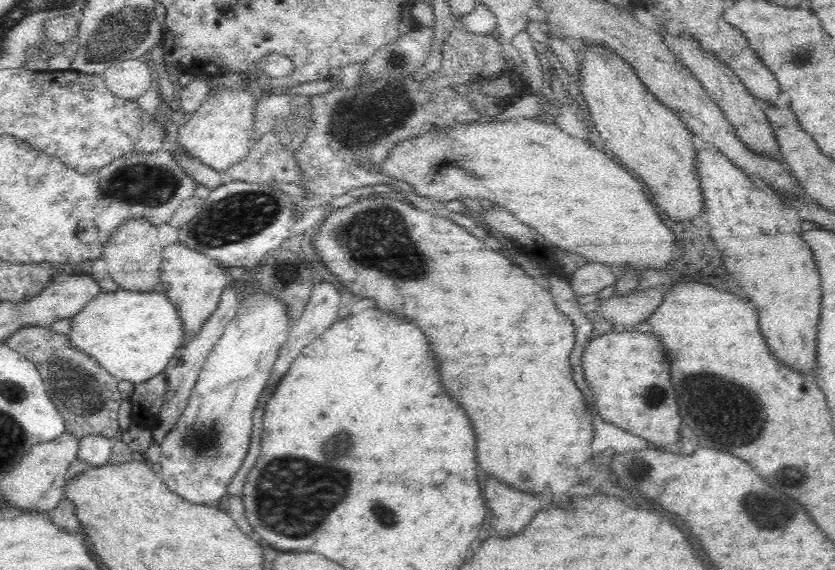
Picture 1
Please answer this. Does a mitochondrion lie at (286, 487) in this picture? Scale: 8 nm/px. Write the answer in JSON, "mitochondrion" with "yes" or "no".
{"mitochondrion":"yes"}

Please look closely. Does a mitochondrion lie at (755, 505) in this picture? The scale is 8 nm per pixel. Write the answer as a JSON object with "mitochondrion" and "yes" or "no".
{"mitochondrion":"yes"}

